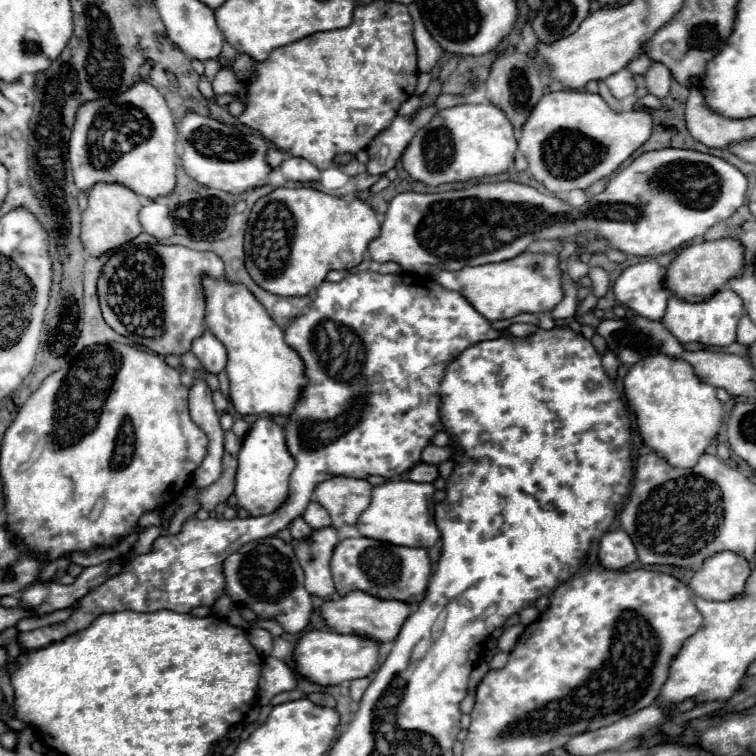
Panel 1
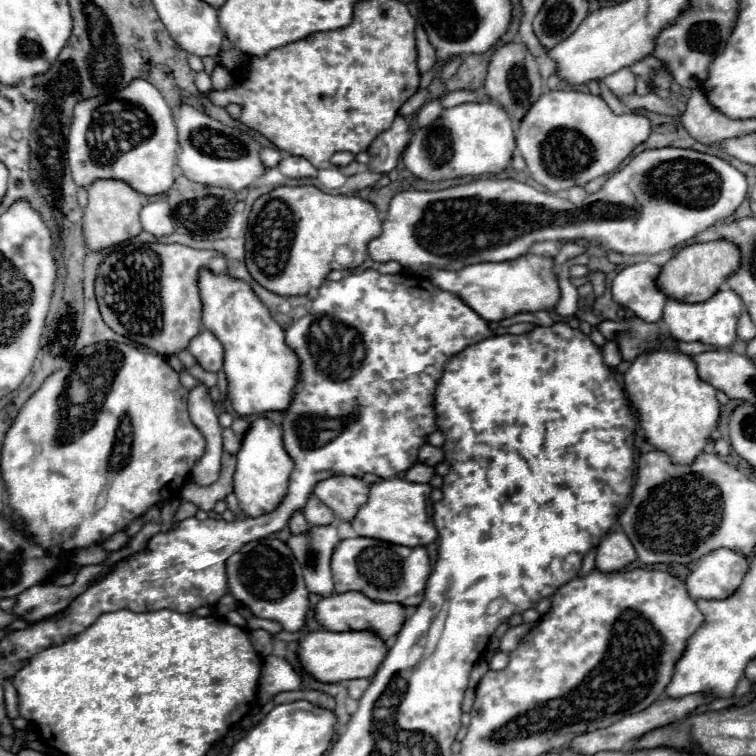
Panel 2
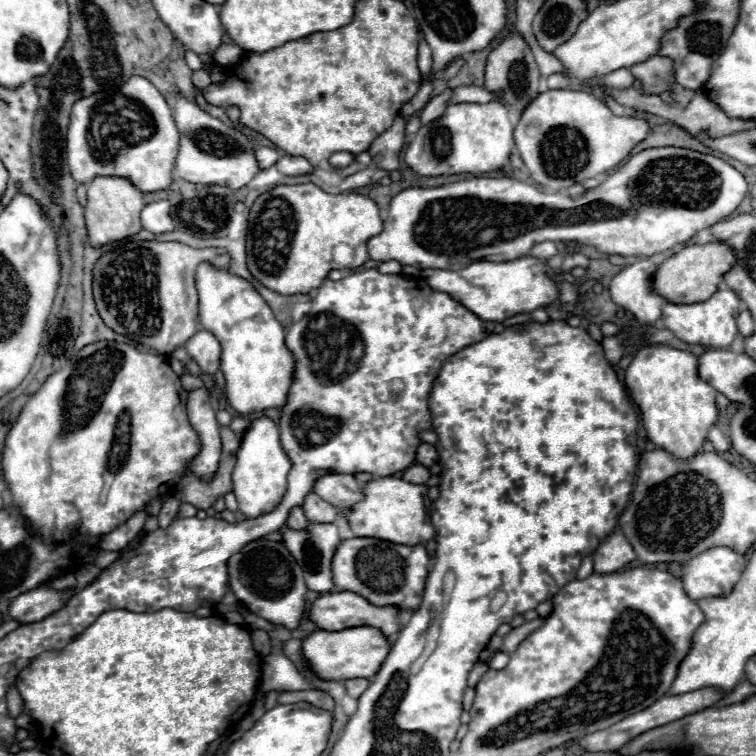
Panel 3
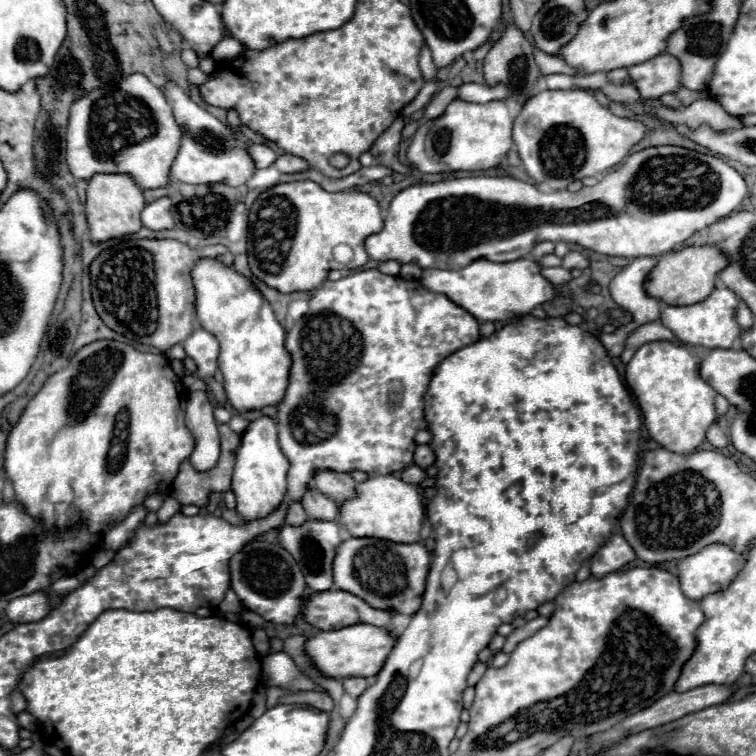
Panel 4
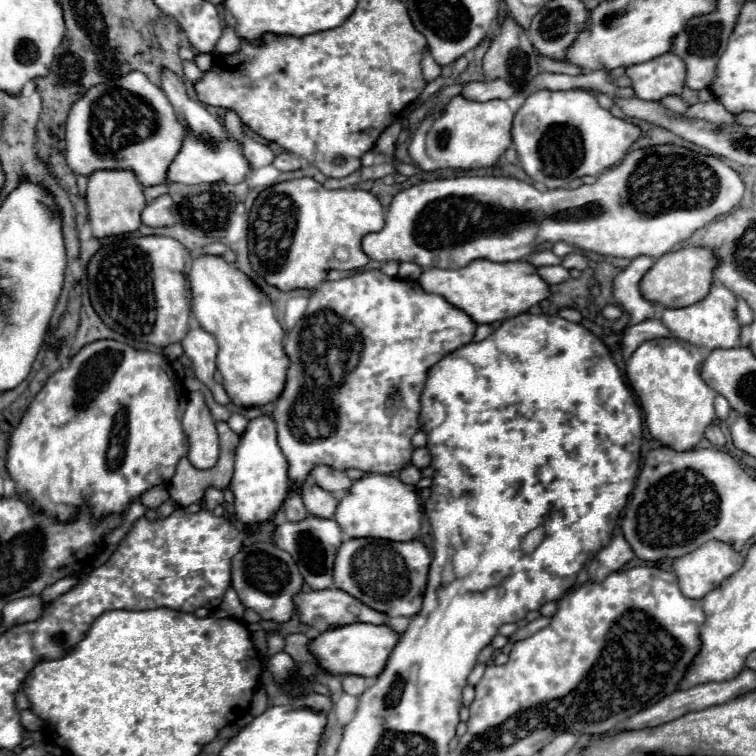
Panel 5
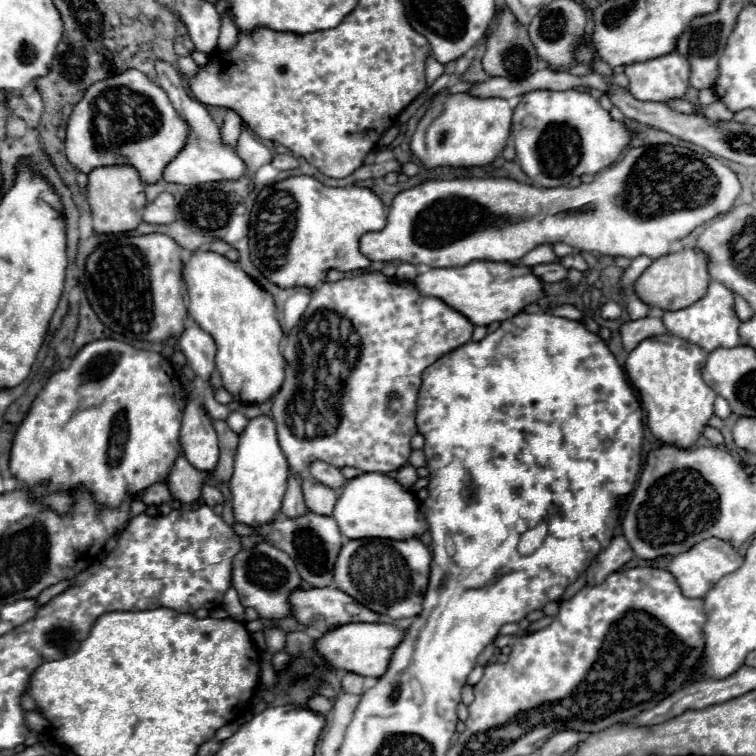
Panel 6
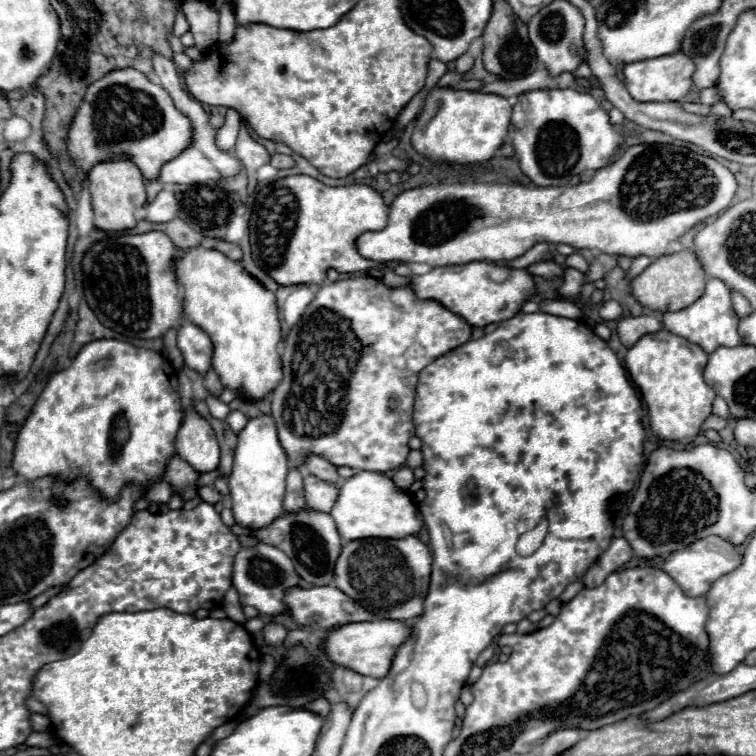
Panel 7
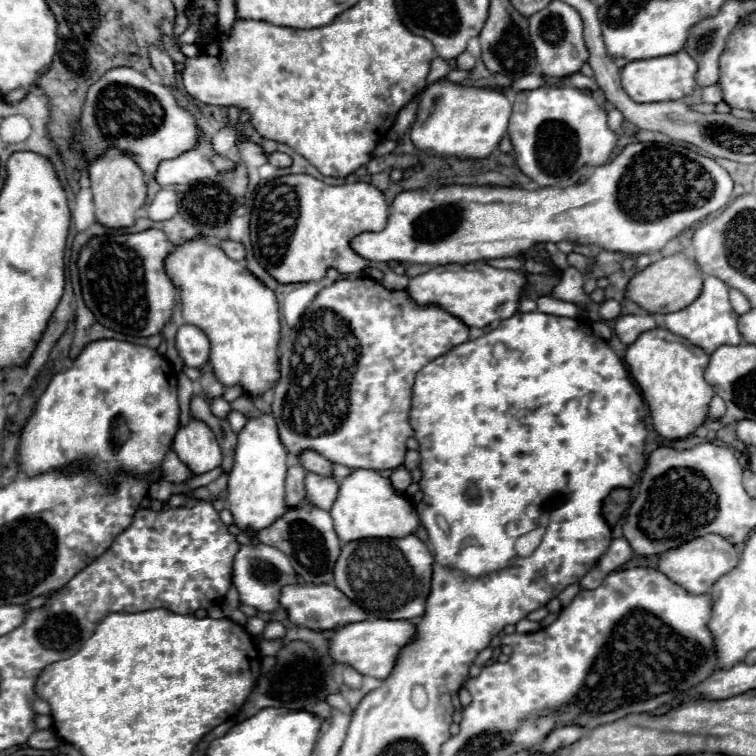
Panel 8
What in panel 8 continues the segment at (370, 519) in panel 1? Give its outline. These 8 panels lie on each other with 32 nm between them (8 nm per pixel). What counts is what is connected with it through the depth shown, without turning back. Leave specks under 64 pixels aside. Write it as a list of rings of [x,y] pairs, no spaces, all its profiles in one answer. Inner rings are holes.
[[[354,470],[342,480],[330,516],[334,518],[334,528],[342,542],[360,538],[404,538],[414,534],[420,526],[412,502],[402,492],[396,492],[386,476],[380,476],[380,472],[374,470]]]

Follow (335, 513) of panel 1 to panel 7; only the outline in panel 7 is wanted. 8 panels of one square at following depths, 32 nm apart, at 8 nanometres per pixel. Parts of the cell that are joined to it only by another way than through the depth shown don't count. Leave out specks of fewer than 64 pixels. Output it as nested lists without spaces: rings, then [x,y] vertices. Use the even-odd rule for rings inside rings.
[[[310,456],[304,464],[304,472],[306,474],[312,474],[320,480],[328,480],[328,484],[336,484],[340,486],[342,484],[342,476],[338,474],[336,466],[332,466],[328,460],[324,458],[318,458],[318,456]]]

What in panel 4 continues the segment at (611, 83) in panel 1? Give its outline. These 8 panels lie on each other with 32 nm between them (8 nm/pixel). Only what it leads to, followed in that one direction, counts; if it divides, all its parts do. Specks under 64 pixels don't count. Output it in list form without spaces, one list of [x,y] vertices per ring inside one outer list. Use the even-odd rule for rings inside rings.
[[[616,68],[616,70],[608,72],[606,78],[608,78],[608,82],[612,82],[612,84],[616,84],[616,86],[624,86],[624,84],[630,84],[630,82],[632,82],[626,68]]]

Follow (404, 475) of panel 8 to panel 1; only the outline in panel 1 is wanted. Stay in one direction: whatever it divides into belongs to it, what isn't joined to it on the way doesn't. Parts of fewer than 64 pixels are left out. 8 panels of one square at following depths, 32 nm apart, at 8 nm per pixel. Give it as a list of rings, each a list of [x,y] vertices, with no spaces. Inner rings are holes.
[[[416,464],[412,470],[410,470],[410,476],[408,476],[412,482],[434,482],[438,478],[438,466],[432,466],[432,464]]]

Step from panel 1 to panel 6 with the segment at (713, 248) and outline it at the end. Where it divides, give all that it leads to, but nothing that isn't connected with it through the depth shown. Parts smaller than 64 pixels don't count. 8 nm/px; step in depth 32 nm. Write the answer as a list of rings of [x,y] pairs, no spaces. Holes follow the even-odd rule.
[[[686,248],[654,260],[652,266],[638,278],[636,292],[650,306],[658,306],[662,310],[676,310],[700,300],[700,296],[708,292],[708,280],[708,260],[704,260],[704,252],[696,252],[696,248]]]

